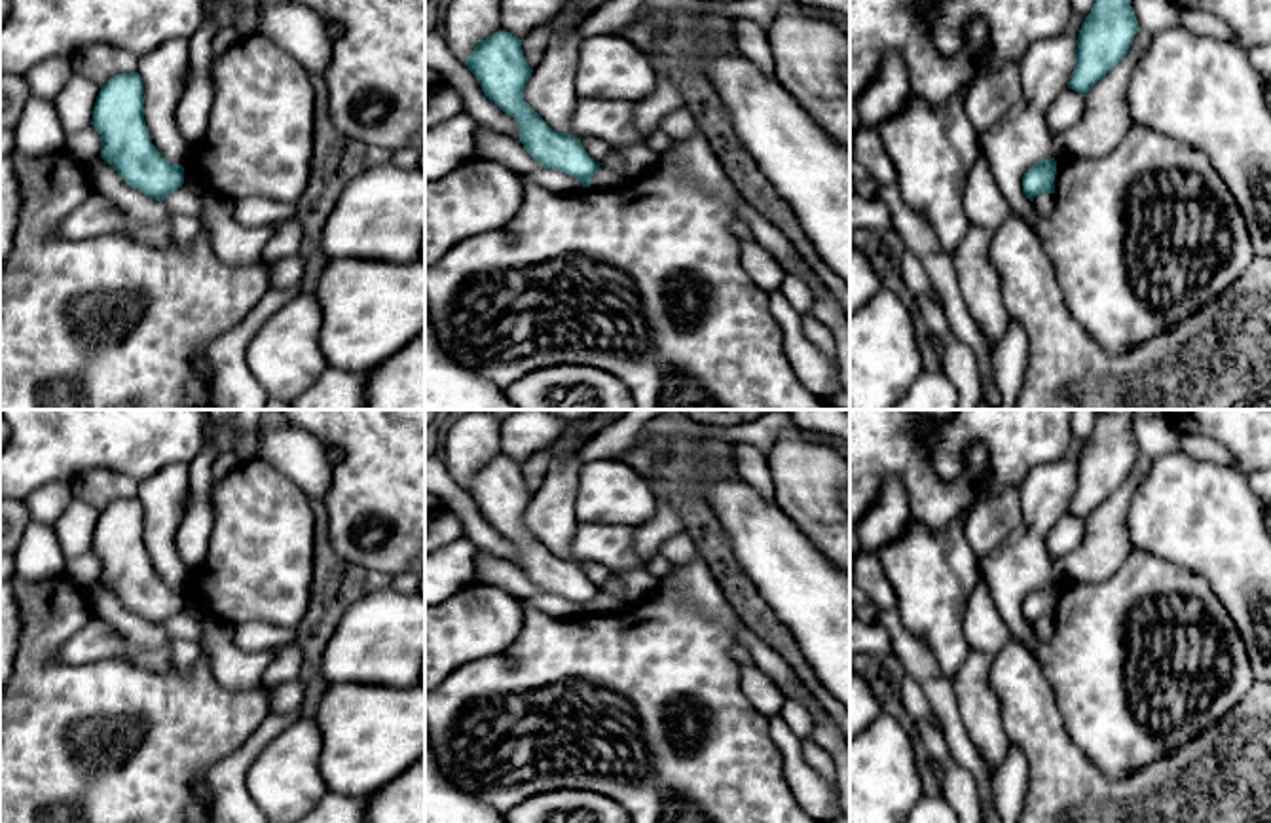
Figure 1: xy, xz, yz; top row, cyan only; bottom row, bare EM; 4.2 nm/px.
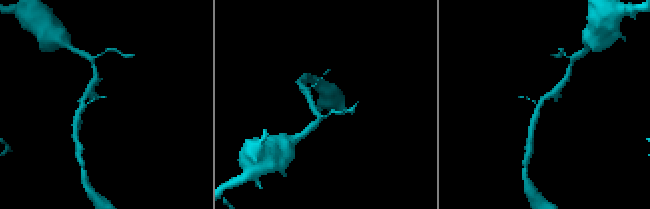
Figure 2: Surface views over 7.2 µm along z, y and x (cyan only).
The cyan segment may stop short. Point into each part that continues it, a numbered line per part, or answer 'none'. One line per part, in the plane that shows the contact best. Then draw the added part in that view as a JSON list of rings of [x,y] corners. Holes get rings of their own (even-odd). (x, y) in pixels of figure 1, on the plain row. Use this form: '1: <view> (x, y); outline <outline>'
none

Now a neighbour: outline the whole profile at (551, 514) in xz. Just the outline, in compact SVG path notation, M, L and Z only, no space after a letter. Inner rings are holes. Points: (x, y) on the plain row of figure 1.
M592 417L573 421L552 444L552 455L541 487L533 493L524 514L524 525L556 556L580 565L590 582L603 588L611 571L599 563L582 561L573 556L571 544L577 531L575 491L582 466L579 449L584 442L579 434Z

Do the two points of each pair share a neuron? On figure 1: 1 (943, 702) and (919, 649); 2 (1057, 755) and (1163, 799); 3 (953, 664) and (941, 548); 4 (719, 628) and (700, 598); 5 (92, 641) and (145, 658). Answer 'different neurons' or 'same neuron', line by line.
1: same neuron
2: same neuron
3: same neuron
4: same neuron
5: same neuron

